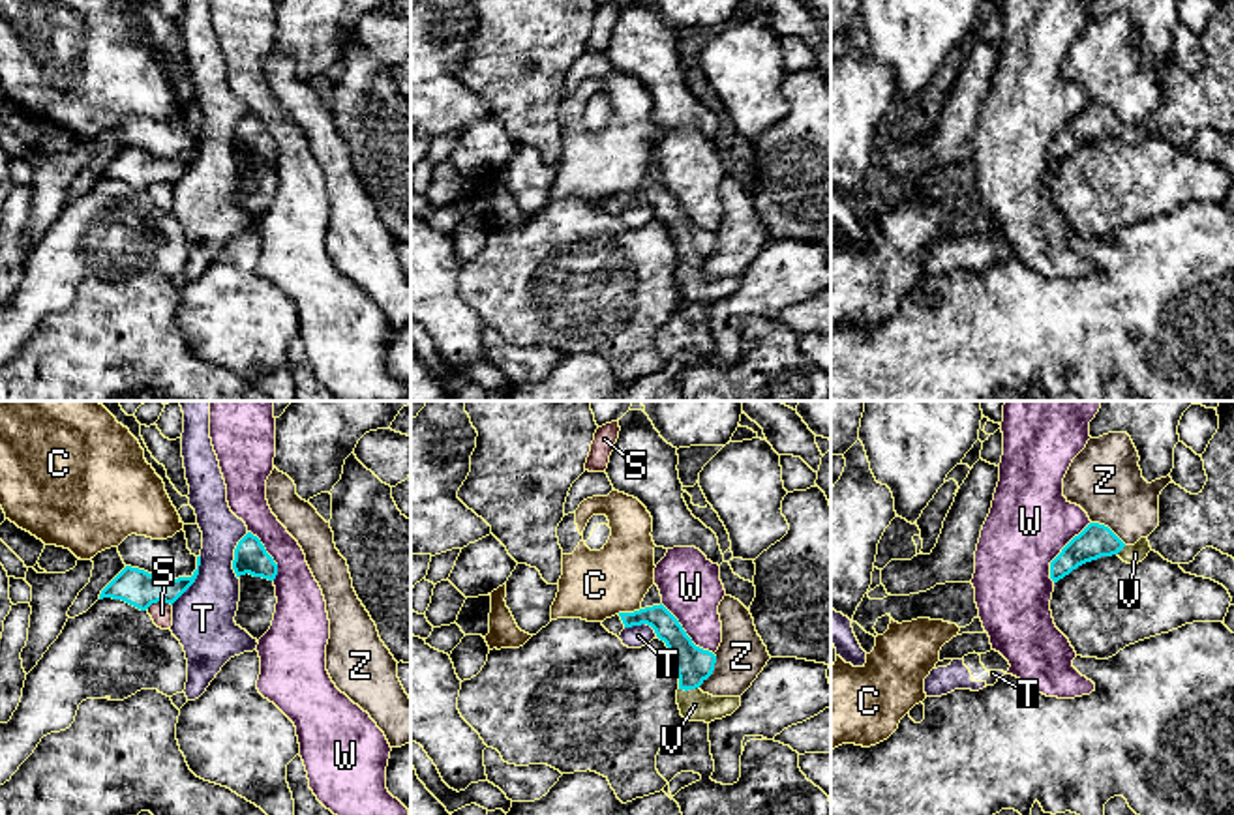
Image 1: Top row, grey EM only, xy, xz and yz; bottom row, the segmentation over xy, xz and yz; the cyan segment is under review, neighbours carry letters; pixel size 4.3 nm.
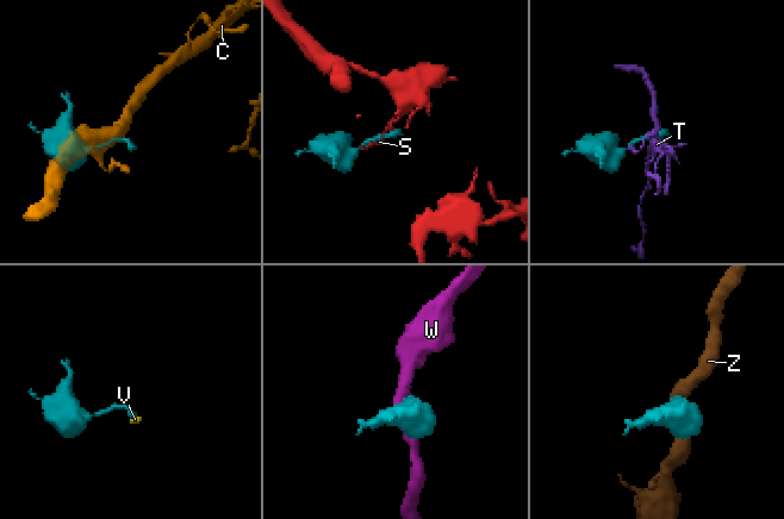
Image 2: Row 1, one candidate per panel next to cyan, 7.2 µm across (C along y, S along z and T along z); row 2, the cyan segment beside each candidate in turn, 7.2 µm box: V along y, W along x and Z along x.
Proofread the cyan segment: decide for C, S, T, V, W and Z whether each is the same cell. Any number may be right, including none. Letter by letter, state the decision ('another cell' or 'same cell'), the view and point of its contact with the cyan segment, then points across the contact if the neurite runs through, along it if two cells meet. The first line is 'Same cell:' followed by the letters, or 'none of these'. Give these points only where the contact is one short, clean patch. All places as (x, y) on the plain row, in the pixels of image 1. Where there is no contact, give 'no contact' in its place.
Same cell: V
C: another cell; contact xz (629, 193); border xz (640, 188), (617, 193)
S: another cell; contact xy (158, 180)
T: another cell; contact xy (195, 158)
V: same cell; contact xz (689, 268); way xz (692, 244), (689, 268), (689, 278), (694, 285)
W: another cell; contact yz (1062, 132); border yz (1090, 102), (1051, 143), (1053, 162)
Z: another cell; contact xz (713, 250); border xz (715, 235), (715, 250), (698, 266)

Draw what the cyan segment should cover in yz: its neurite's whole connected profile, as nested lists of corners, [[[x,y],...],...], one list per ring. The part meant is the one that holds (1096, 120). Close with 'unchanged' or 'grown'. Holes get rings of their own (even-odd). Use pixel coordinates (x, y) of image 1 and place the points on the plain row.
[[[1090,103],[1050,142],[1050,159],[1058,163],[1078,146],[1101,137],[1118,135],[1127,144],[1138,144],[1150,131],[1151,127],[1148,118],[1140,118],[1135,126],[1125,126],[1108,107]]] | grown

